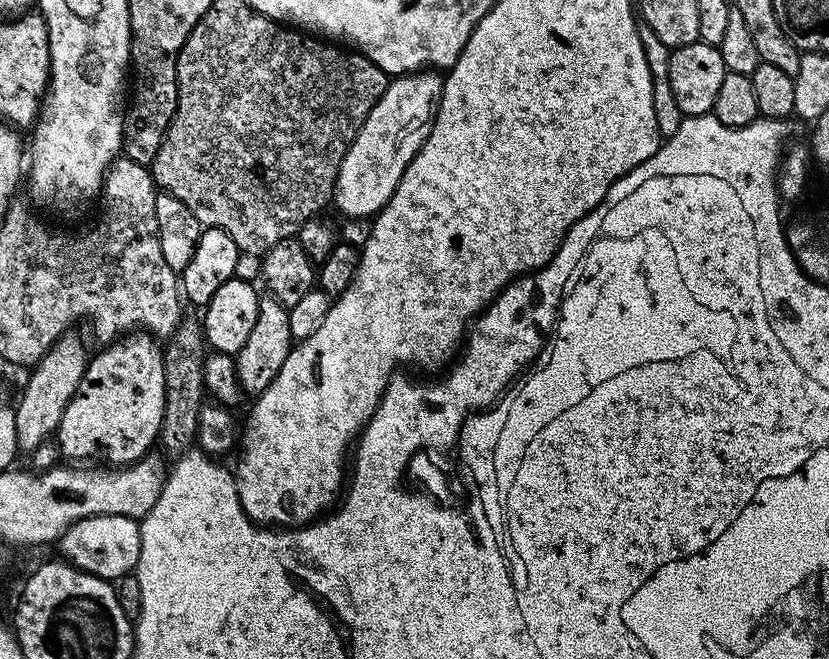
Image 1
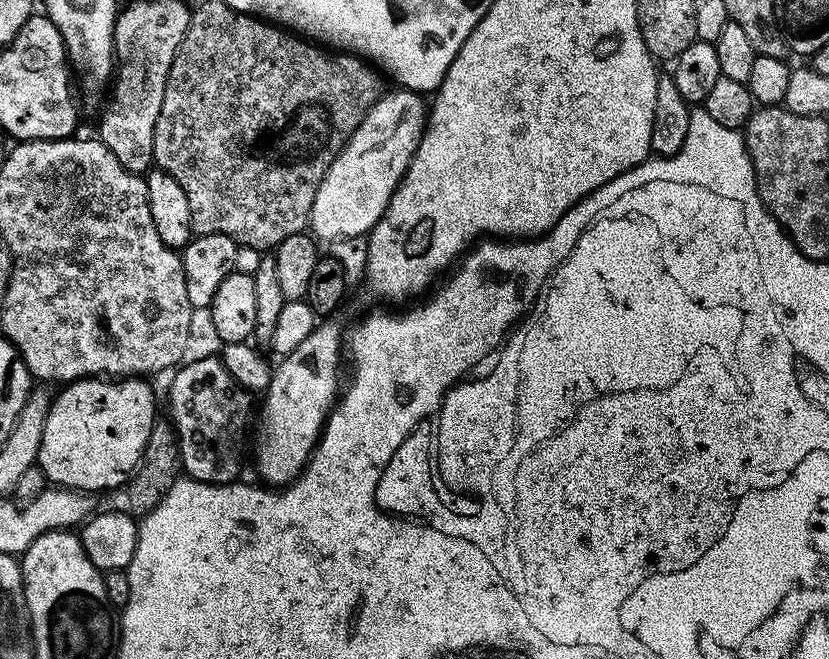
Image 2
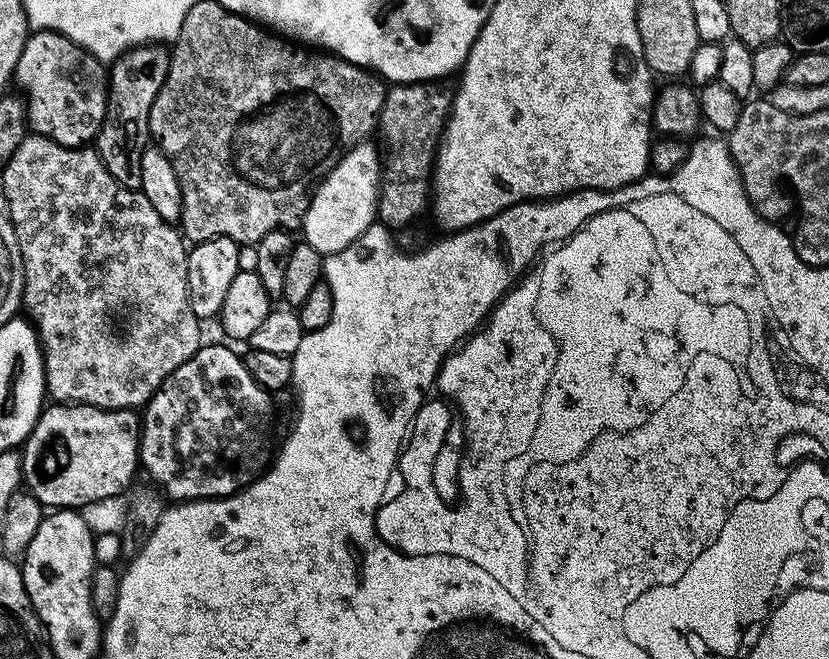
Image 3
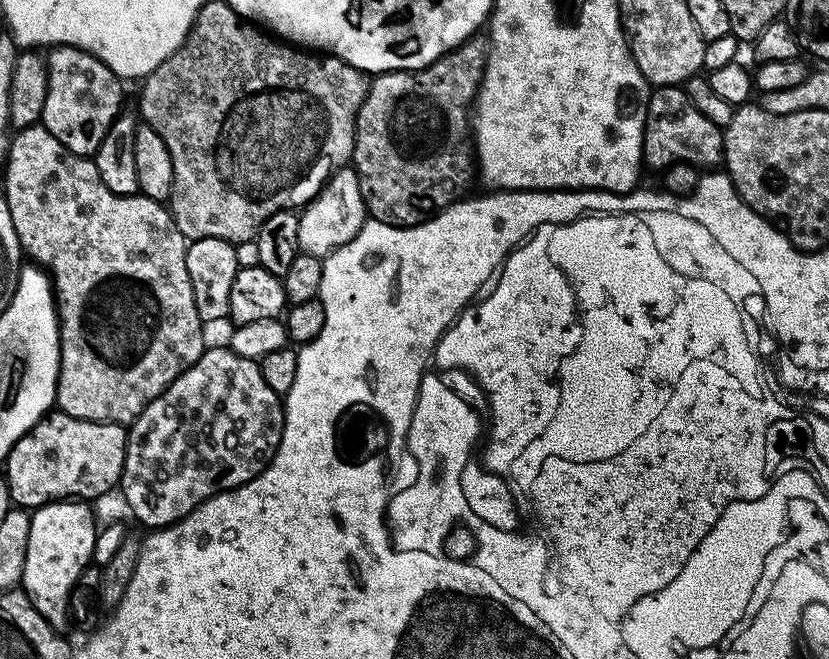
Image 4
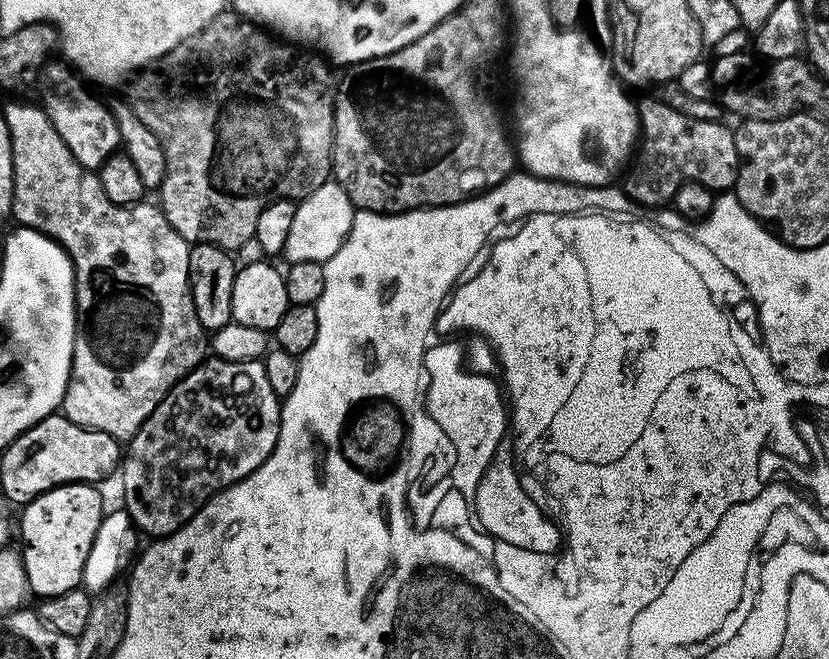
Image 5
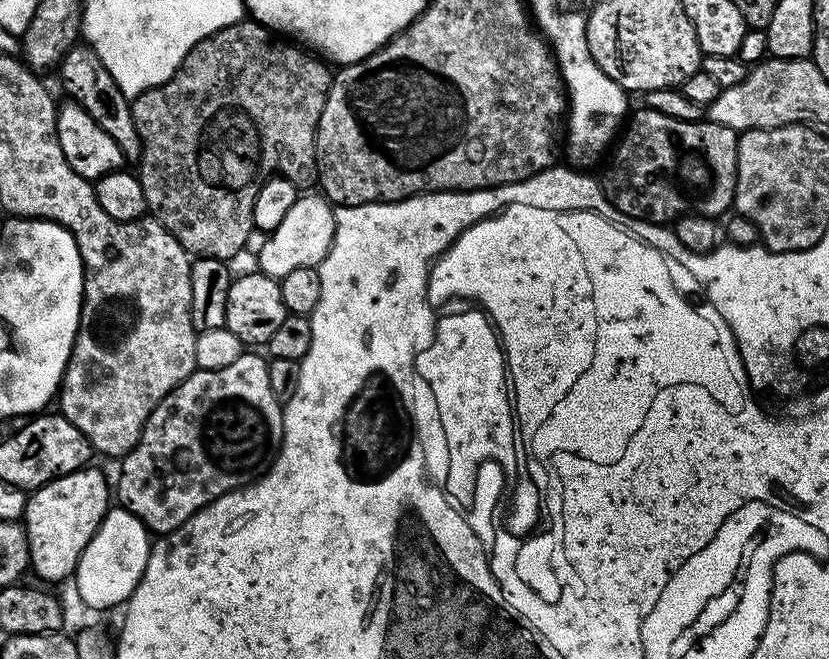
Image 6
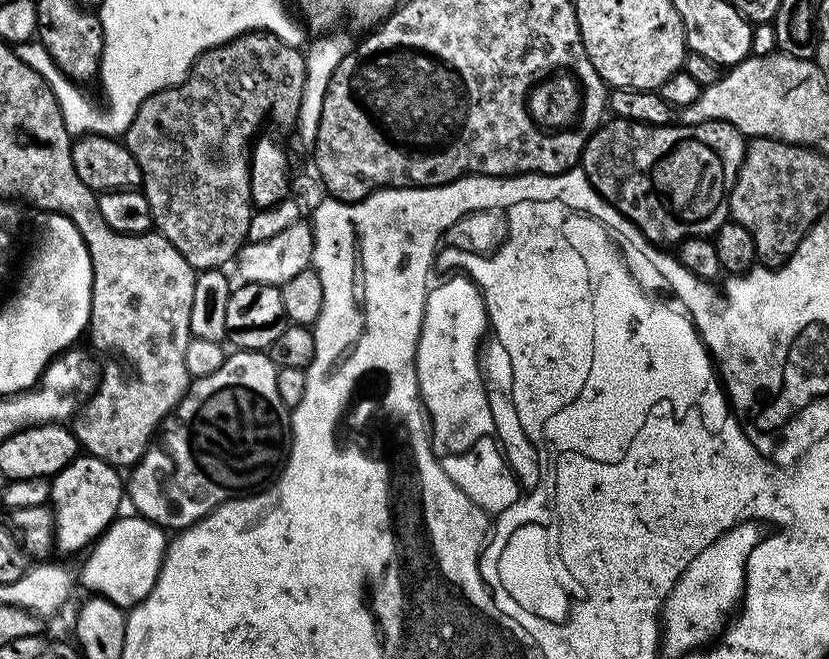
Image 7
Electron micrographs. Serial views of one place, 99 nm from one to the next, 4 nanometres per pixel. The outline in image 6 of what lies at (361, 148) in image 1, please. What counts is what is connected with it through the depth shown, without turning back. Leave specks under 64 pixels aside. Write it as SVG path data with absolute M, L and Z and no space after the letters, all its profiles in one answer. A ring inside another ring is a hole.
M301 195L290 206L286 218L268 237L266 246L262 246L258 257L259 271L267 276L277 278L290 274L290 270L299 268L316 268L326 258L332 240L336 237L336 213L333 205L324 199L323 195Z

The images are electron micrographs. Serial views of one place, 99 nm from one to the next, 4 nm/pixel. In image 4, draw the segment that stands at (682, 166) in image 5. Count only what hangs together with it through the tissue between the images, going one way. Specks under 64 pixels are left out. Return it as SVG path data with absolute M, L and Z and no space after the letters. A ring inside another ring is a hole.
M674 84L656 86L648 93L648 113L644 123L644 159L643 163L648 164L657 170L669 168L672 164L695 164L697 169L712 170L724 159L724 134L706 114L701 114L690 102L687 91L683 87Z

